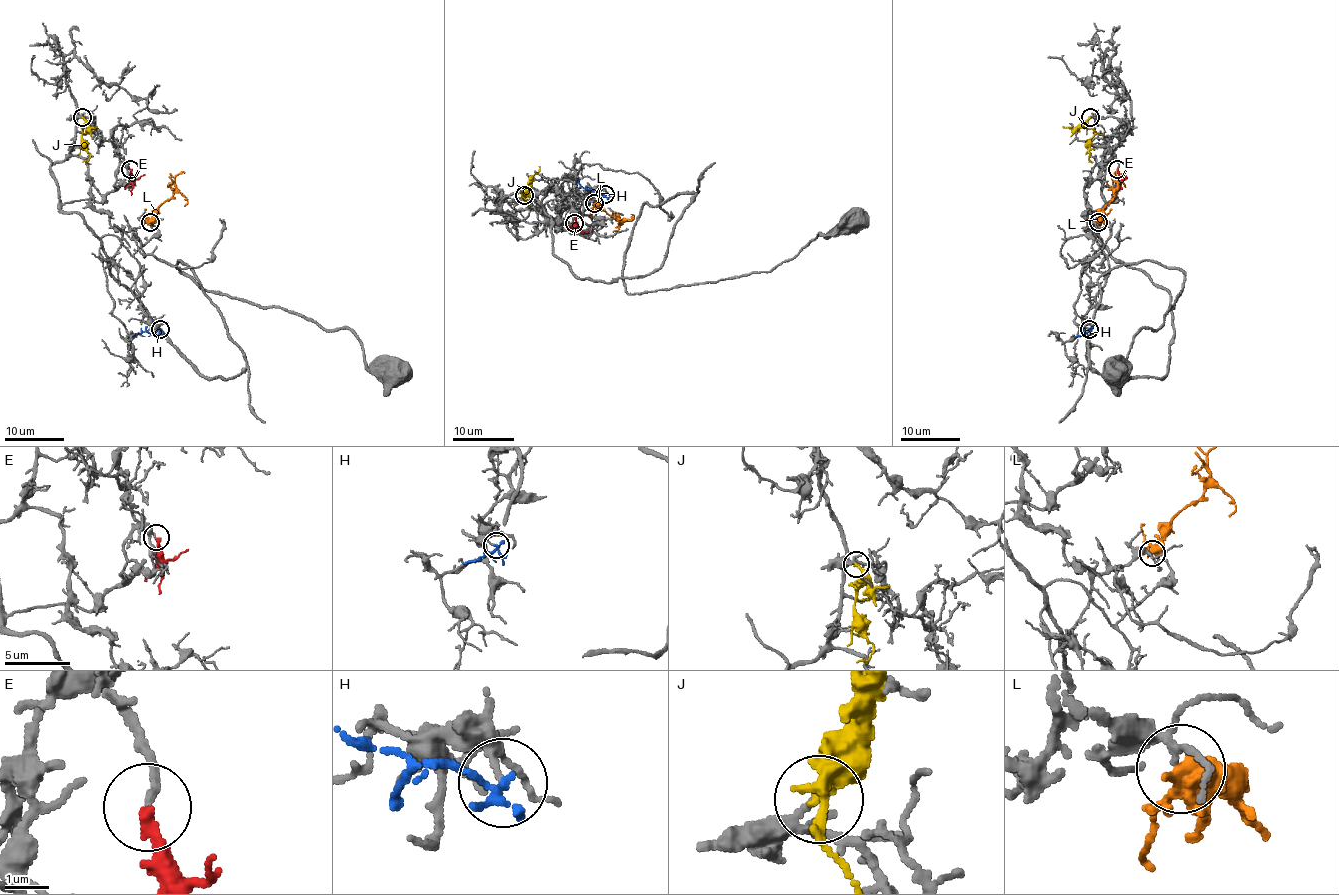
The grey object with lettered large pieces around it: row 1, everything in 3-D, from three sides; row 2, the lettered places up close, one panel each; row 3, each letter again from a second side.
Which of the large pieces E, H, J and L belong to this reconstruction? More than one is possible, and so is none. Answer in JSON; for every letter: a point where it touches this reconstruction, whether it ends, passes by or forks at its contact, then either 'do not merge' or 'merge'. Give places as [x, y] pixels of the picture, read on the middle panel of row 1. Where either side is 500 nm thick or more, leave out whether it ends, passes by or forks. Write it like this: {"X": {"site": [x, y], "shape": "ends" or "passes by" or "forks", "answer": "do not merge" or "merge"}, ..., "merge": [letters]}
{"E": {"site": [574, 223], "shape": "ends", "answer": "merge"}, "H": {"site": [605, 194], "shape": "forks", "answer": "do not merge"}, "J": {"site": [524, 195], "shape": "ends", "answer": "do not merge"}, "L": {"site": [594, 203], "shape": "forks", "answer": "merge"}, "merge": ["E", "L"]}

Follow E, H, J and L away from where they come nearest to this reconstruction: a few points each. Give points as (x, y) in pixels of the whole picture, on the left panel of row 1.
E: (129, 169), (131, 195)
H: (160, 328), (154, 333), (141, 331), (132, 337)
J: (82, 117), (85, 121), (82, 145), (89, 155), (86, 161), (82, 161)
L: (150, 222), (153, 213), (172, 195), (175, 177), (184, 173)

